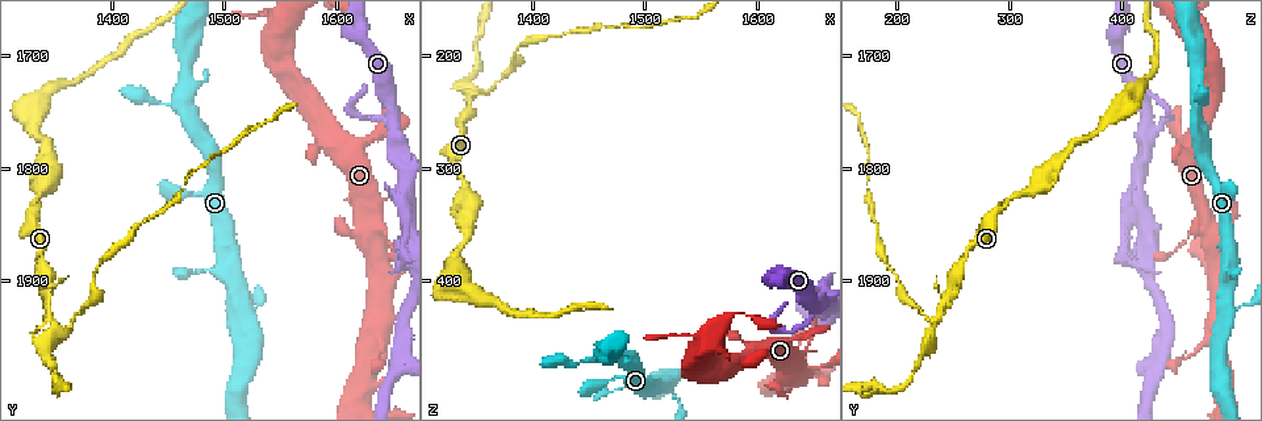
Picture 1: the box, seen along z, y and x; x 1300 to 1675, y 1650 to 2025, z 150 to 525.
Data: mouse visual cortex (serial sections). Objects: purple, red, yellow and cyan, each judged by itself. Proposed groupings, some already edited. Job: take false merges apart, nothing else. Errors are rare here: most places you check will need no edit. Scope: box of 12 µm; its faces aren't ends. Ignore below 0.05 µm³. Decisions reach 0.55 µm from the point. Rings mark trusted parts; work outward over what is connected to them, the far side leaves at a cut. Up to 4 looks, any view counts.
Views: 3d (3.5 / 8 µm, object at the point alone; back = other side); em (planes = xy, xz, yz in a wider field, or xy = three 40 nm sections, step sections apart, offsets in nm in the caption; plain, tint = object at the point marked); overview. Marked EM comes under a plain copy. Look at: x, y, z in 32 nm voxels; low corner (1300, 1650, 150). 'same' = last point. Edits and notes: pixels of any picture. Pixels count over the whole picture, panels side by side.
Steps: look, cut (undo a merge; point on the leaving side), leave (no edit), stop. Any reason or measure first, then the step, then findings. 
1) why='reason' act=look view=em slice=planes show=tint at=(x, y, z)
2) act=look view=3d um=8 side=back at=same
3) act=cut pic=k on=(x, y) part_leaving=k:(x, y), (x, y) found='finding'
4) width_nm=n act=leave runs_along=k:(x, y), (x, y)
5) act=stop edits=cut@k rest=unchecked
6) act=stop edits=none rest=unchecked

act=look view=3d um=3.5 at=(1654, 1762, 420)

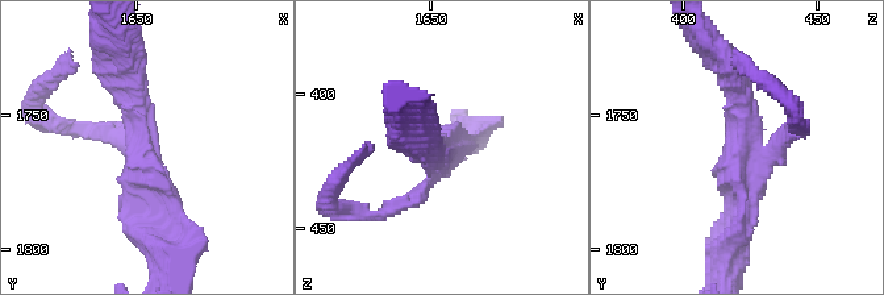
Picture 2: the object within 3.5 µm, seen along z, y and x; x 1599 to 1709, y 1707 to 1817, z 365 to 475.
arms=3 arm_widths_nm=200,300,300 act=look view=em slice=planes show=tint at=(1653, 1763, 421)

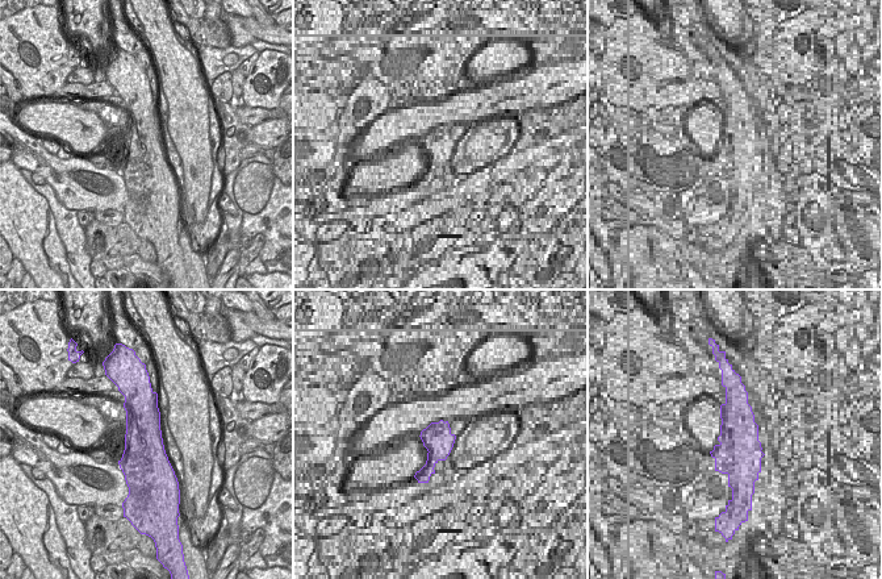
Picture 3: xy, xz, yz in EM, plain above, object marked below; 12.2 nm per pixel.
width_nm=500 act=leave runs_along=2:(129, 70), (149, 170), (153, 236) found='one cell here'

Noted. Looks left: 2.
why='sharp bend' act=look view=3d um=3.5 at=(1652, 1964, 436)

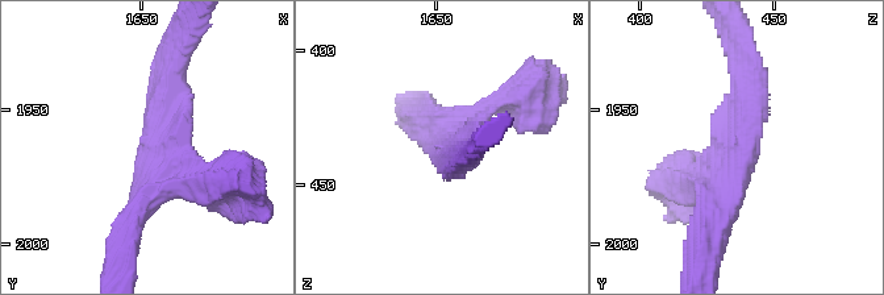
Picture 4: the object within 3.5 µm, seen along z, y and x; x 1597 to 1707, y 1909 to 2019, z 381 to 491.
why='need the tissue' act=look view=em slice=xy step=5 show=tint at=(1655, 1964, 439)

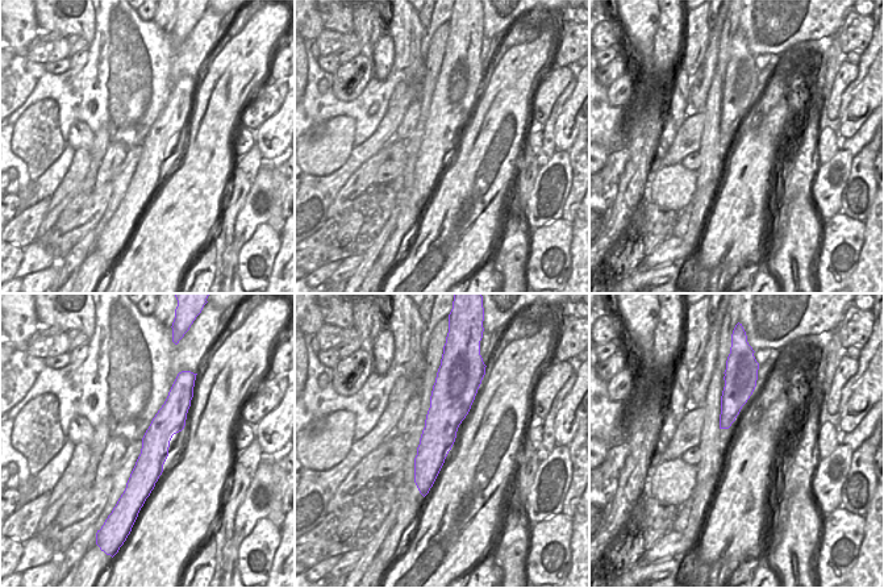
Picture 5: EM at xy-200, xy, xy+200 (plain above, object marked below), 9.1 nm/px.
width_nm=320 act=leave runs_along=5:(450, 384), (424, 491) found='continuous, no second cell'

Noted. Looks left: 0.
act=stop edits=none rest=unchecked

